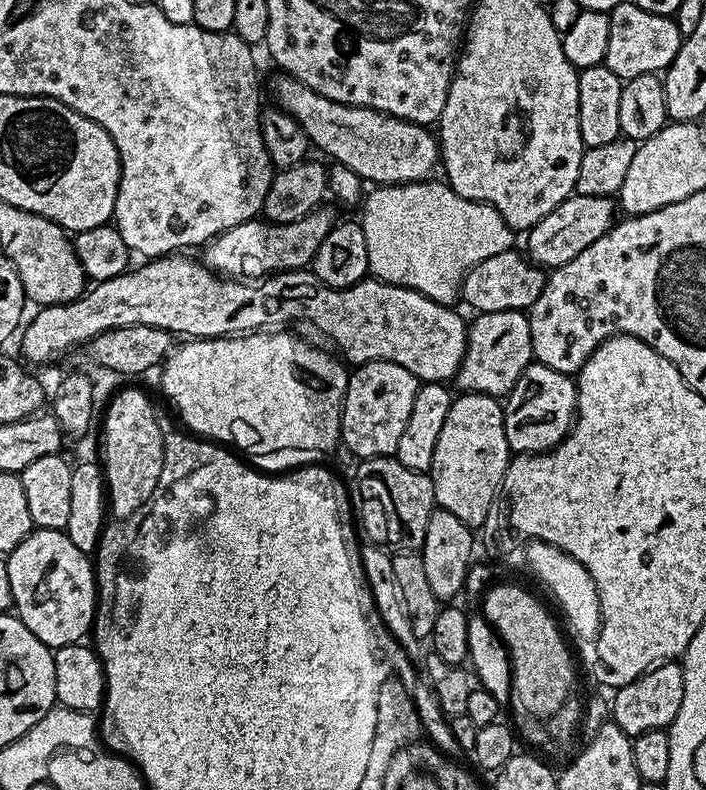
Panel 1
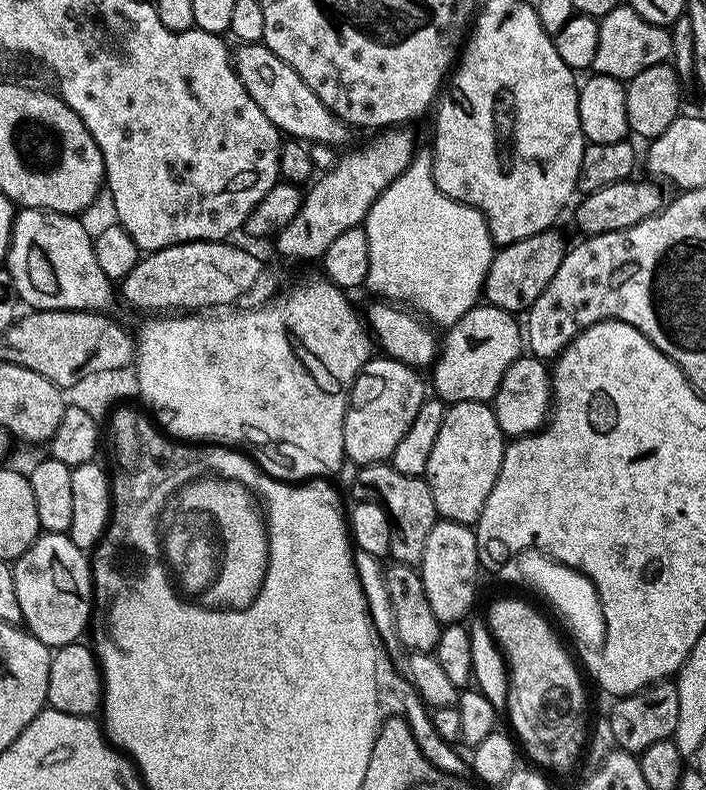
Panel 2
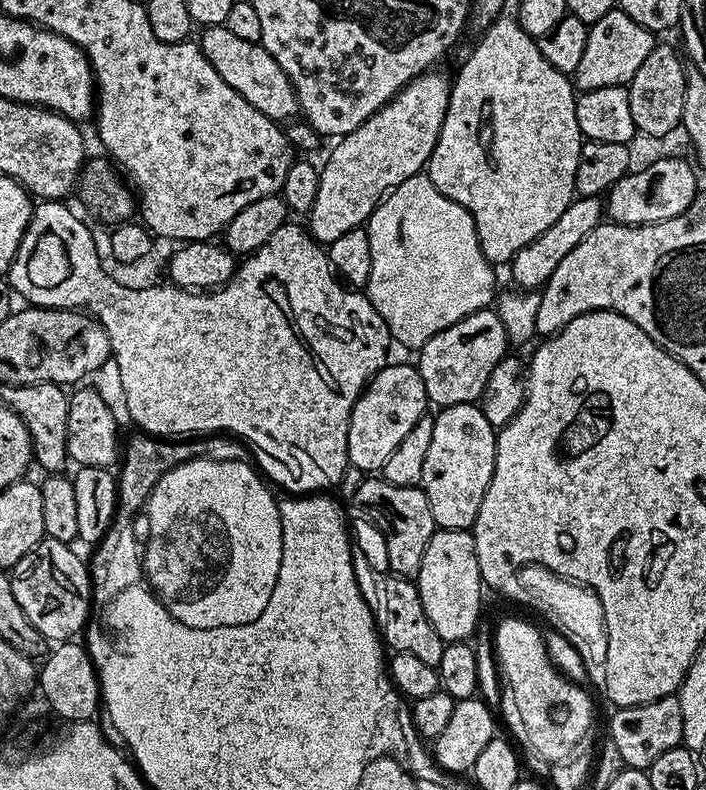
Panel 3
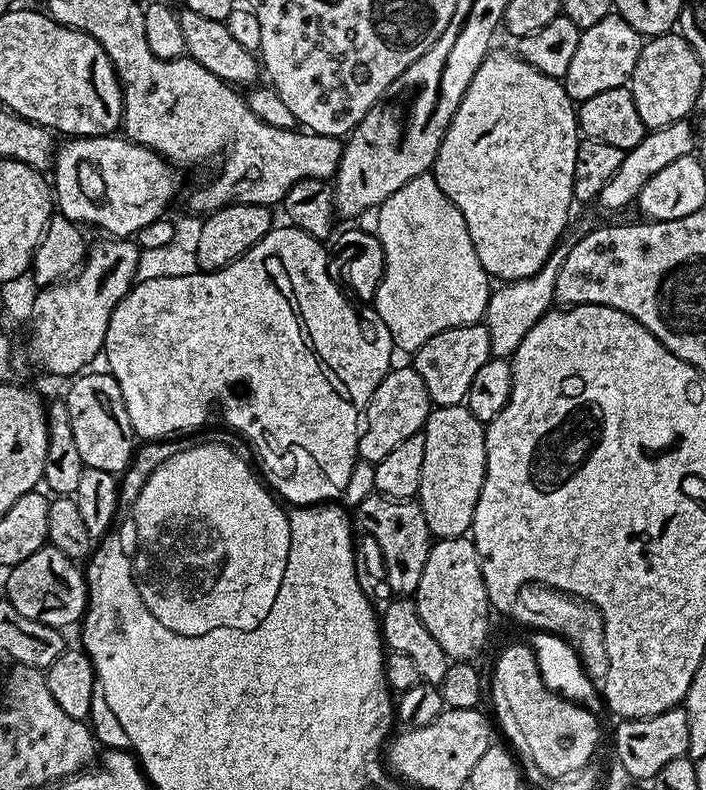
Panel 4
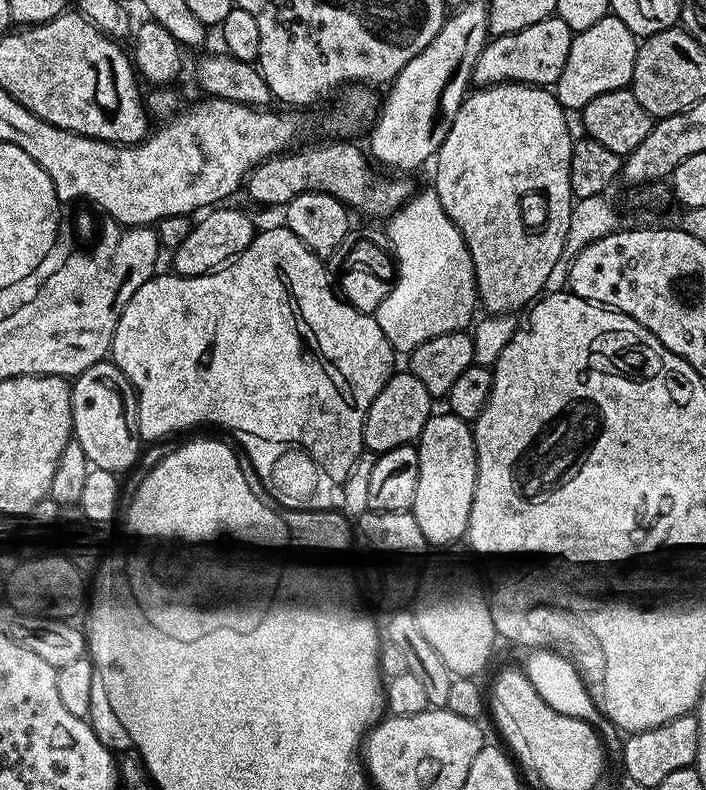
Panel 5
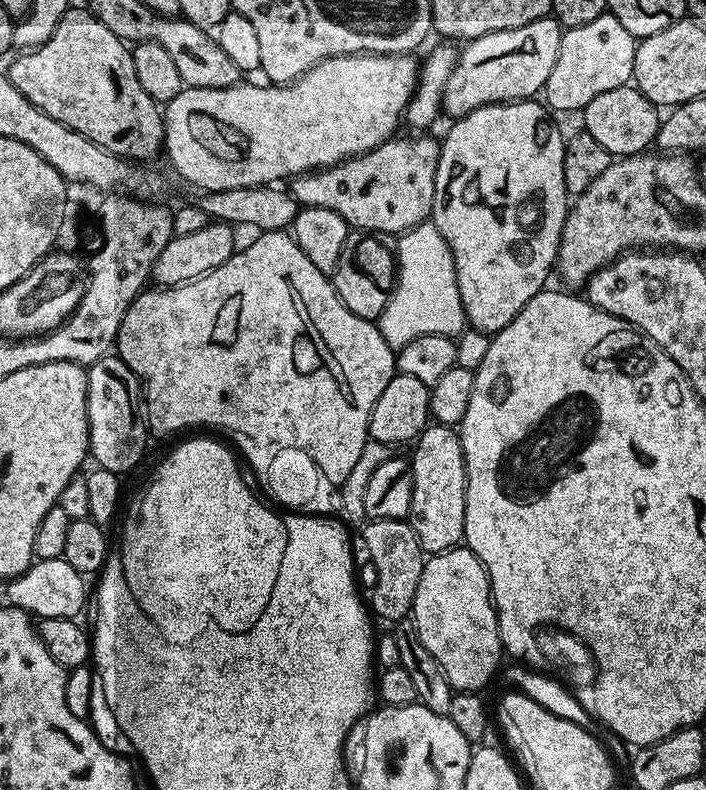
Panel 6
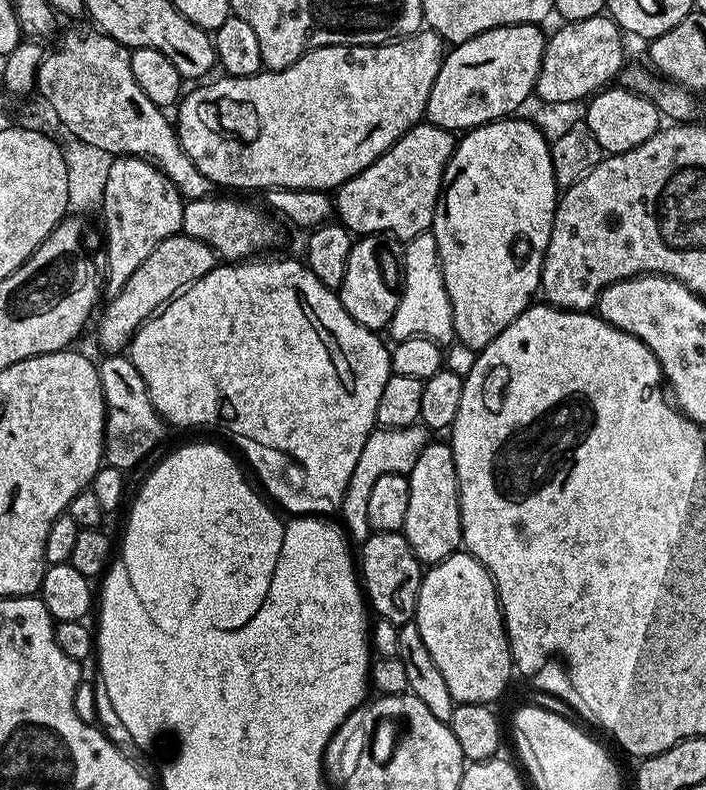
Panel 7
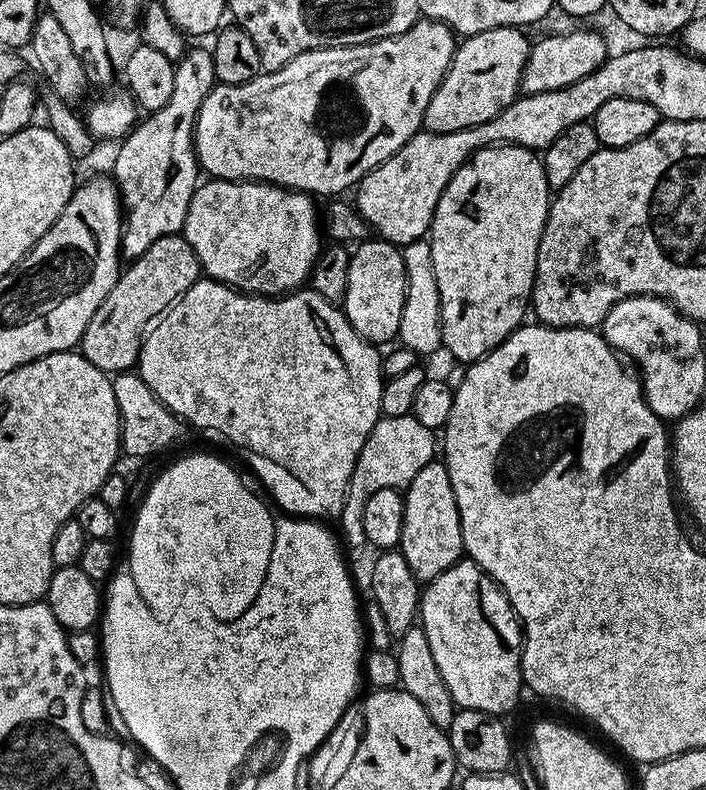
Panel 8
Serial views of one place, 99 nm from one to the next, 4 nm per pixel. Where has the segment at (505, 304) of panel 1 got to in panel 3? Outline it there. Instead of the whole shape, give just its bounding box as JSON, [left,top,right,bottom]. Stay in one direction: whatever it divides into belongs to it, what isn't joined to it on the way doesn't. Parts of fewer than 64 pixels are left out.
[510,196,606,290]

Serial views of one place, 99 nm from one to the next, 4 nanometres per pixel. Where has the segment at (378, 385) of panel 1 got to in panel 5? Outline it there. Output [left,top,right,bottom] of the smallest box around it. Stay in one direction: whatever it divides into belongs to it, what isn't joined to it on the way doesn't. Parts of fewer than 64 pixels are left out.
[364,371,434,454]

